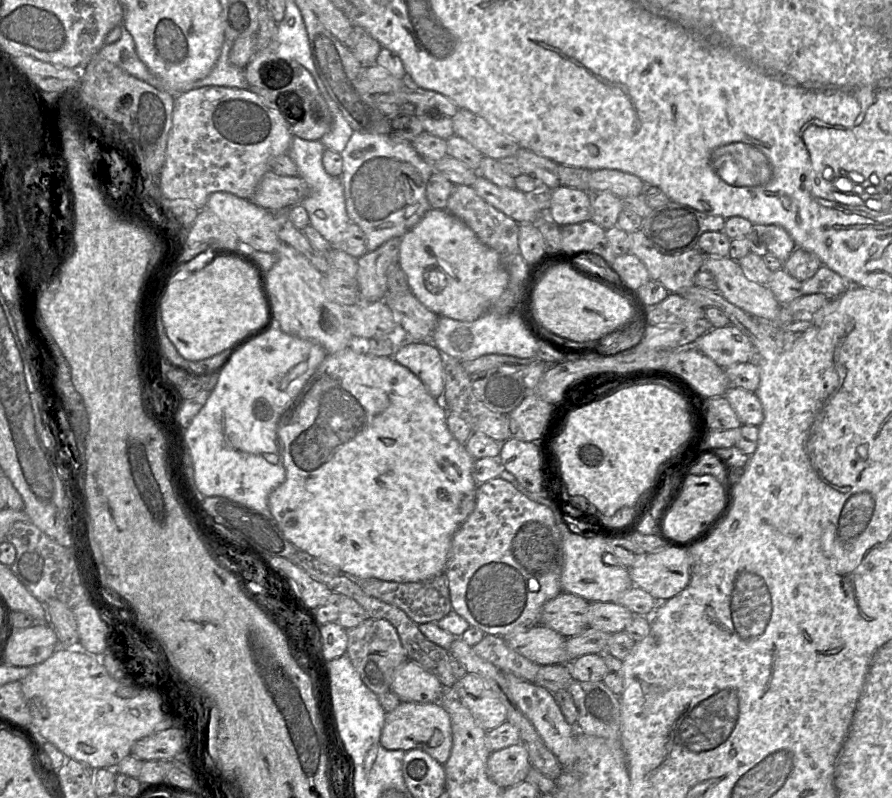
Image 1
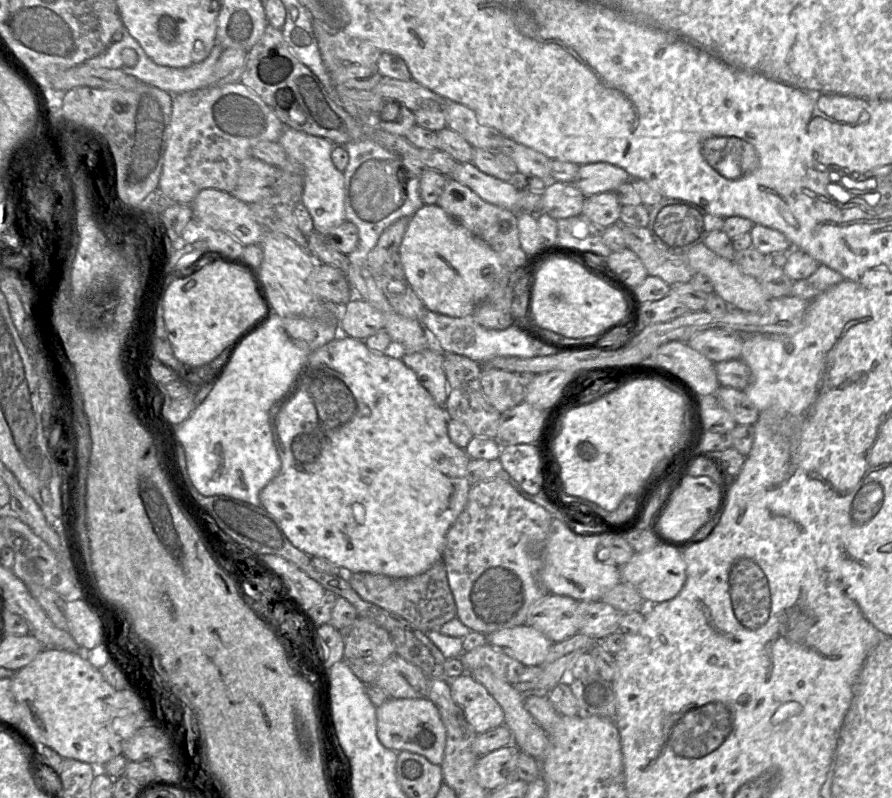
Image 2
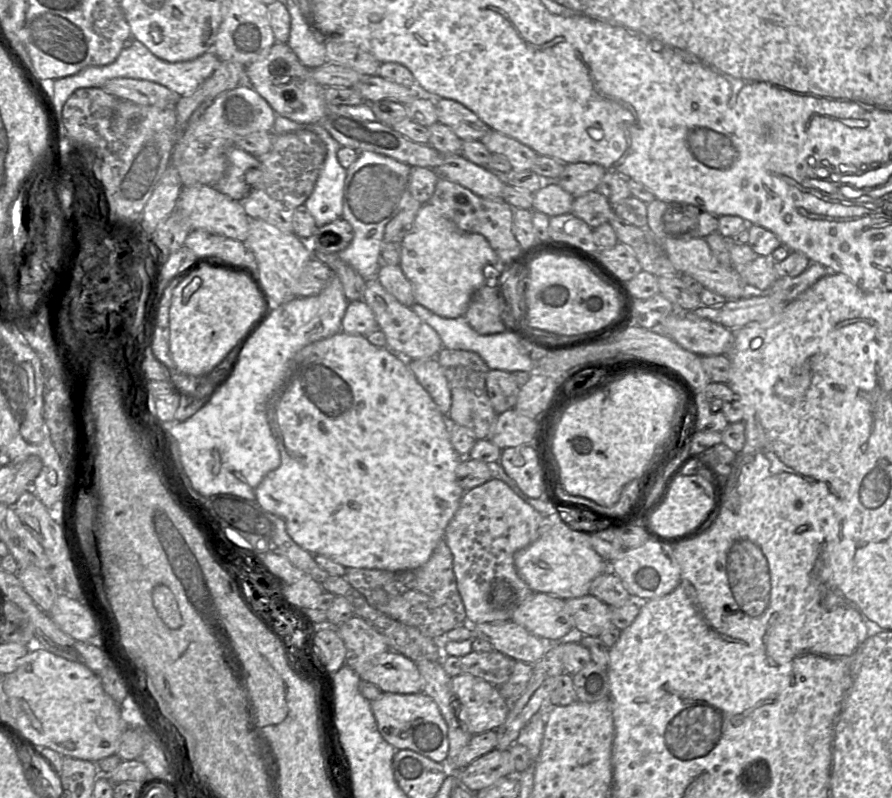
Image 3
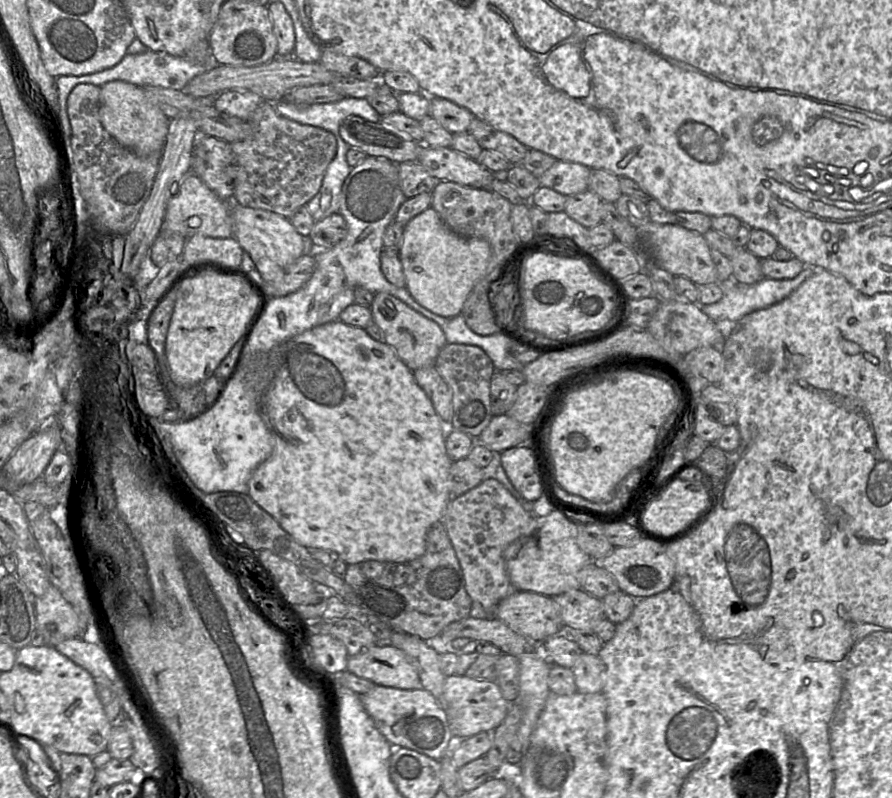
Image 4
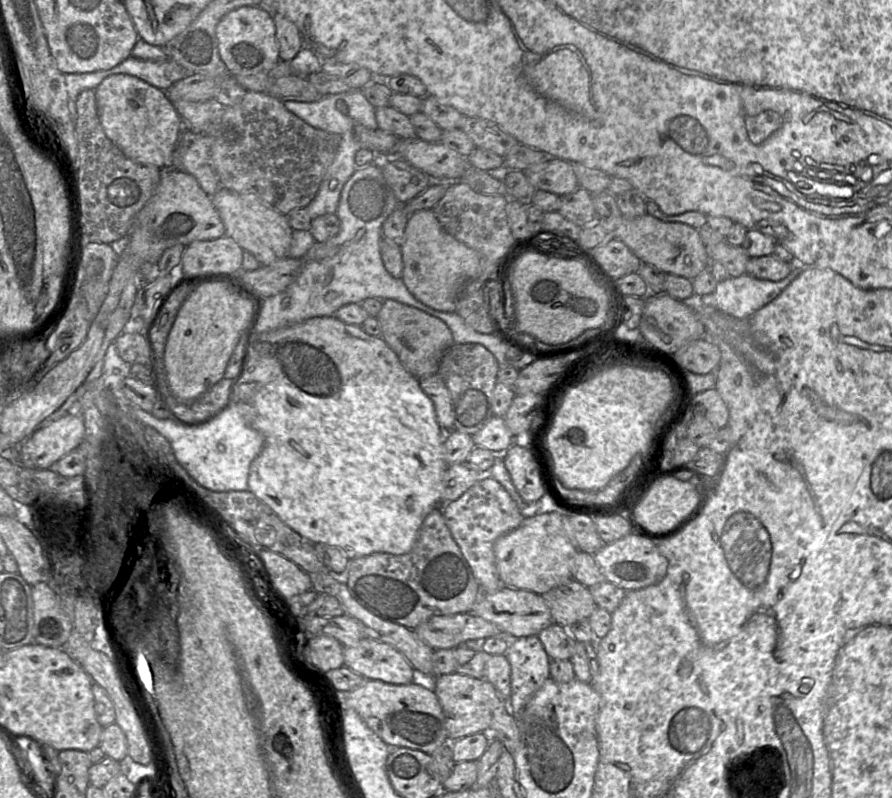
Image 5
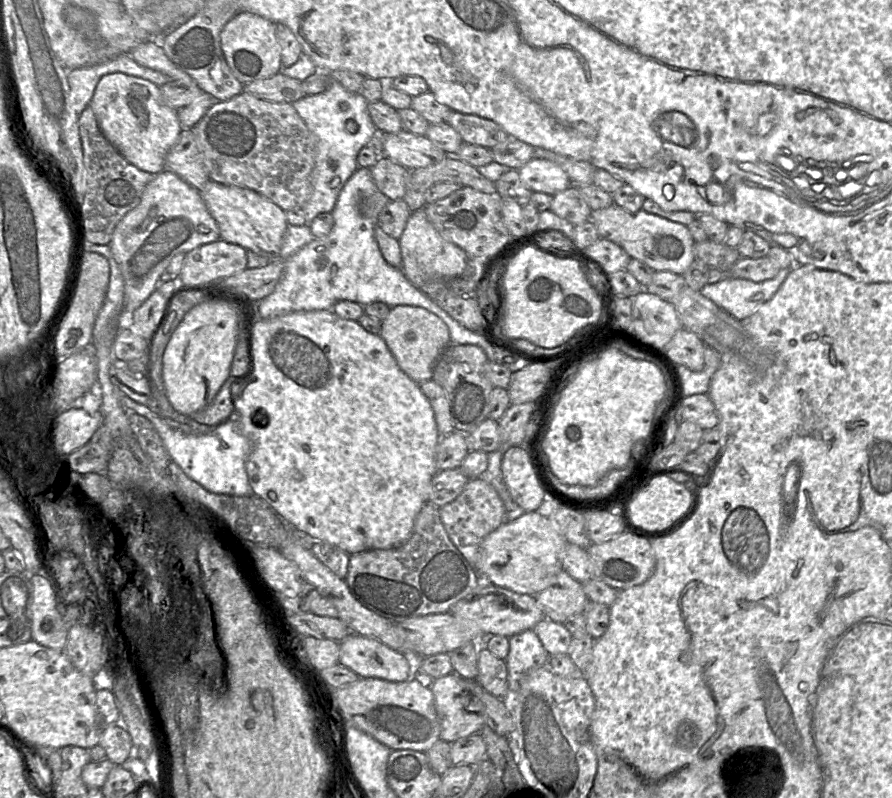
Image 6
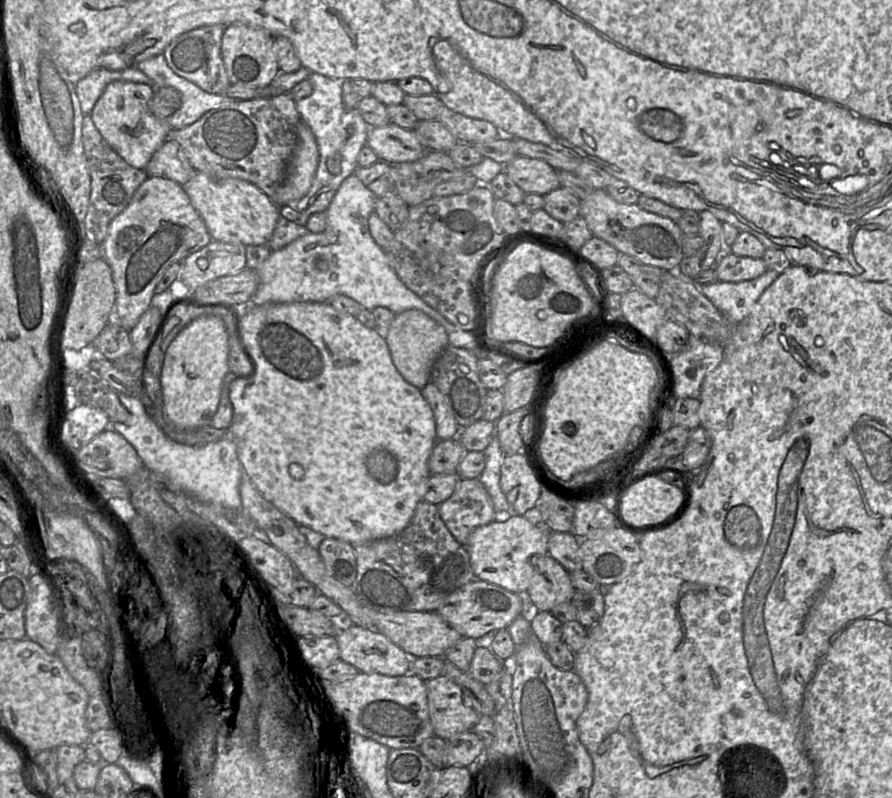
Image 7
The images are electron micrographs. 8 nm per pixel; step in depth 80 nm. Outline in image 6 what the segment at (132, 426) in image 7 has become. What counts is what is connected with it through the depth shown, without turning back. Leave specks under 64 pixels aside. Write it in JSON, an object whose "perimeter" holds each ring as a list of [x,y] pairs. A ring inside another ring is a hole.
{"perimeter":[[[120,390],[120,402],[126,416],[139,414],[148,419],[160,435],[167,451],[180,466],[185,474],[206,490],[233,496],[251,496],[253,490],[249,484],[246,471],[247,456],[249,454],[249,441],[241,433],[240,425],[234,415],[229,422],[205,435],[188,435],[168,426],[161,418],[157,417],[148,406],[135,402]]]}

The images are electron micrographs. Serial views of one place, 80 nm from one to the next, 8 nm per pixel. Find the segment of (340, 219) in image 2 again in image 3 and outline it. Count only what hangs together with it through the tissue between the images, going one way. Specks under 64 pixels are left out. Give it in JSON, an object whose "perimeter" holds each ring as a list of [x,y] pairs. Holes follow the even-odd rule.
{"perimeter":[[[275,113],[275,123],[272,129],[273,134],[285,134],[297,130],[307,129],[317,134],[325,143],[327,154],[320,174],[315,183],[313,192],[305,201],[304,205],[313,216],[316,226],[320,227],[342,217],[343,193],[347,170],[341,166],[337,159],[337,152],[342,147],[332,136],[317,124],[301,124]]]}

